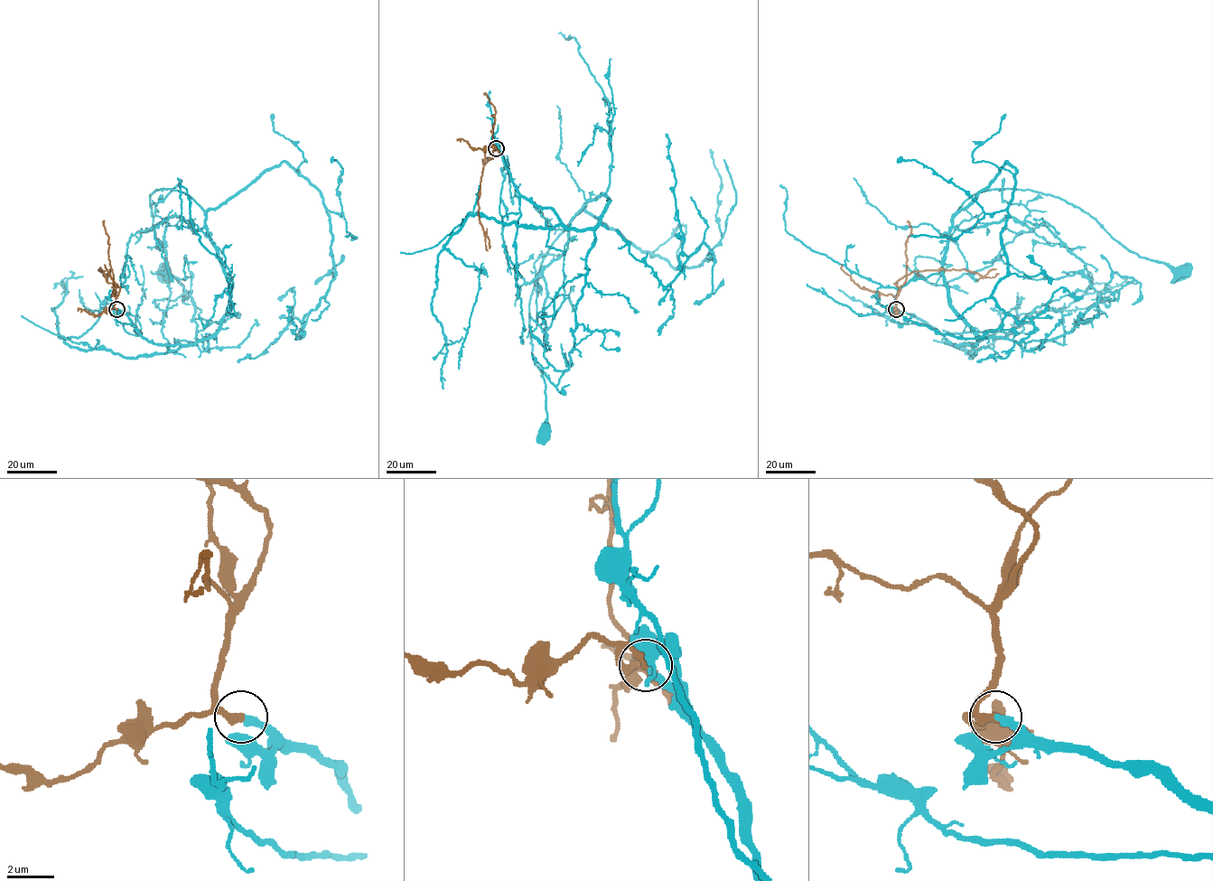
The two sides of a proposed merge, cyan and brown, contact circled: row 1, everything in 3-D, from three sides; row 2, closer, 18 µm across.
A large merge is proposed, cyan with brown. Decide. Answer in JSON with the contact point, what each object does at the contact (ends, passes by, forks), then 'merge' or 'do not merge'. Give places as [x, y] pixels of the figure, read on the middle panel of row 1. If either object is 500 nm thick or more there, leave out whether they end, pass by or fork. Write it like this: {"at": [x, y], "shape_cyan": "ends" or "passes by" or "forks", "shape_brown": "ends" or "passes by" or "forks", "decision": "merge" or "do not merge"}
{"at": [496, 148], "shape_cyan": "ends", "shape_brown": "ends", "decision": "merge"}

